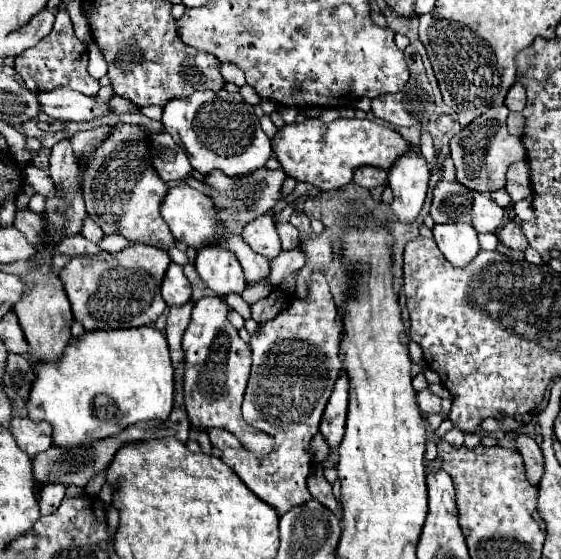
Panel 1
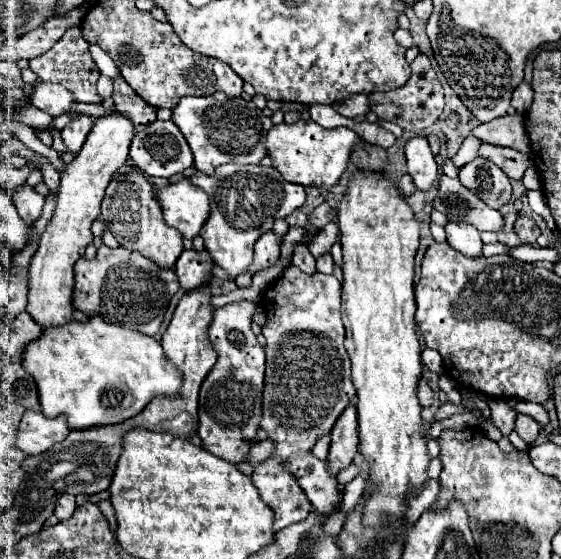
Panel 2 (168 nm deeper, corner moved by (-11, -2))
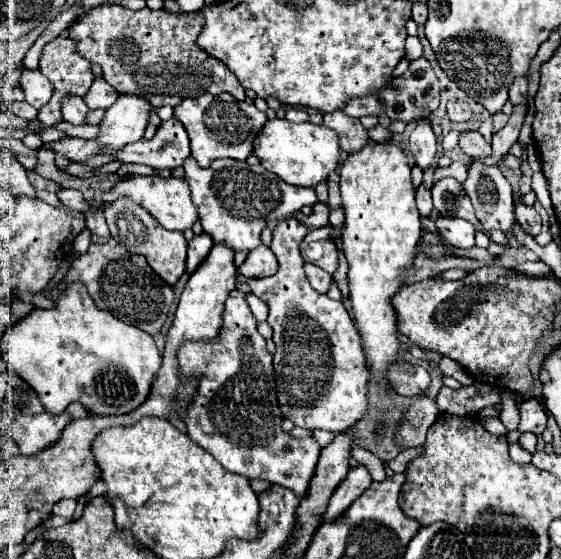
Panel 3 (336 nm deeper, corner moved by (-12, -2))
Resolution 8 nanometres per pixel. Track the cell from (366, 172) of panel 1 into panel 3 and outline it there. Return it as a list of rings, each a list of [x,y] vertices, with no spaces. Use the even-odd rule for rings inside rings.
[[[340,110],[324,114],[324,124],[338,134],[340,148],[348,154],[358,152],[362,146],[366,146],[370,142],[366,128],[360,124],[360,120],[344,116],[344,112],[340,112]]]

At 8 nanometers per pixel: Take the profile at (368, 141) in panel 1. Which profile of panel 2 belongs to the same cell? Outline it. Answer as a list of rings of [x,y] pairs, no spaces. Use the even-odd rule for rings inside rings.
[[[299,120],[295,124],[279,124],[273,126],[267,136],[267,150],[273,158],[273,166],[283,174],[285,180],[301,186],[315,186],[321,190],[331,190],[351,162],[351,154],[355,146],[365,144],[363,136],[359,136],[351,128],[323,128],[317,122]]]

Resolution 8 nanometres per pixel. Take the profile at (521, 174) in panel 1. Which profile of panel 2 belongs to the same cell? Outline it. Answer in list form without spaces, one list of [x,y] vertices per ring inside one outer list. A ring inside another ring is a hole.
[[[481,144],[479,156],[489,158],[493,164],[497,164],[511,180],[521,180],[525,170],[531,166],[529,156],[521,154],[513,148],[503,148],[503,146],[493,146],[493,144]]]

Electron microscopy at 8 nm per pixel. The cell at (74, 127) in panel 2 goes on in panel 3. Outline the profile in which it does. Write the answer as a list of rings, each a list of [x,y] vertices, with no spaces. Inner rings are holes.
[[[64,96],[62,100],[62,118],[70,124],[84,124],[86,120],[86,112],[88,112],[88,106],[84,104],[84,100],[80,96]]]

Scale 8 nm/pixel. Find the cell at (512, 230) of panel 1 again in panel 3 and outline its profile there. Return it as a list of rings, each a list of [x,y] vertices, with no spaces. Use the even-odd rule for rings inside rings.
[[[522,202],[516,204],[516,222],[518,222],[524,230],[528,230],[530,234],[534,234],[534,236],[540,234],[540,228],[542,228],[540,214],[538,214],[534,208],[530,208],[530,206],[522,204]]]

